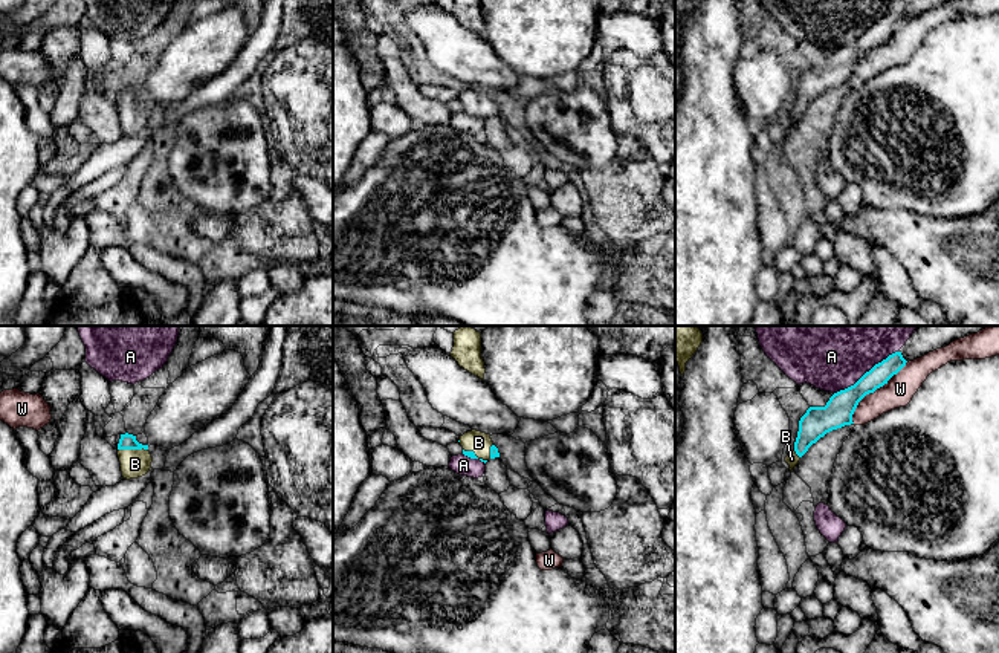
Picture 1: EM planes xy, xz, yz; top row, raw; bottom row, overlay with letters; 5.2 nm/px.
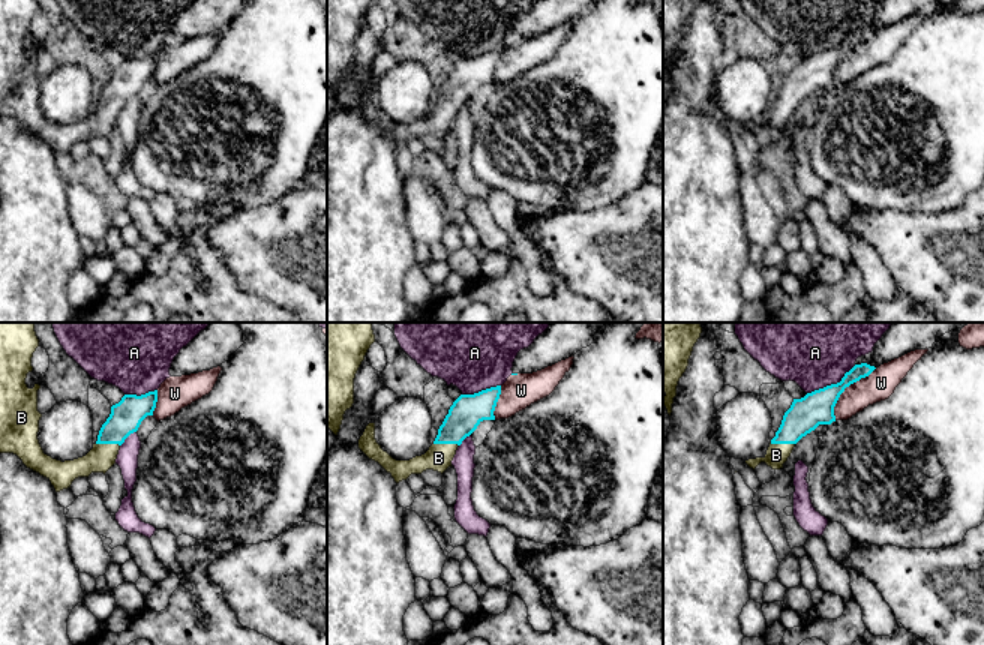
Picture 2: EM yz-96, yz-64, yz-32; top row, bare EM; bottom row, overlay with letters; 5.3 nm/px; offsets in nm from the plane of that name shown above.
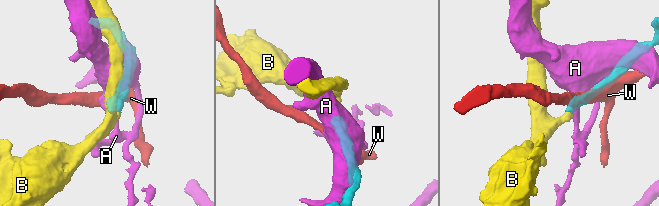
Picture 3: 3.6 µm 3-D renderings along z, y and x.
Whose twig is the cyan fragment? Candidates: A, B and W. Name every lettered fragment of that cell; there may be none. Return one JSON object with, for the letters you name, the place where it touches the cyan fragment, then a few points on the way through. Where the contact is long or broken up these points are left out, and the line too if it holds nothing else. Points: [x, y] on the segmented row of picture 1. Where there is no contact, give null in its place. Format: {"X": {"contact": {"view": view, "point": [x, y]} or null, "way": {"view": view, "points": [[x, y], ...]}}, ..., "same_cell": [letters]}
{"B": {"contact": {"view": "xy", "point": [132, 448]}}, "same_cell": ["B"]}

